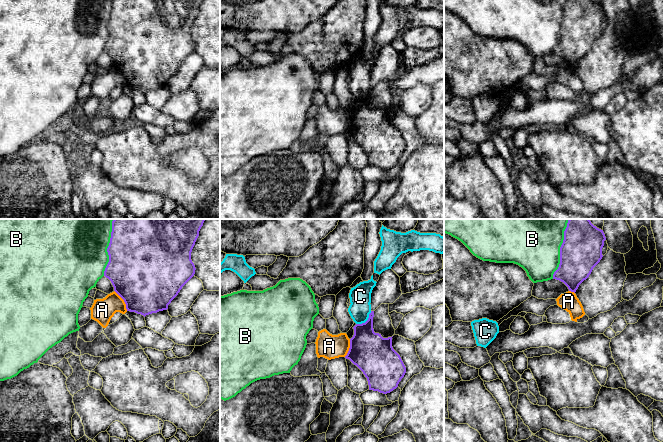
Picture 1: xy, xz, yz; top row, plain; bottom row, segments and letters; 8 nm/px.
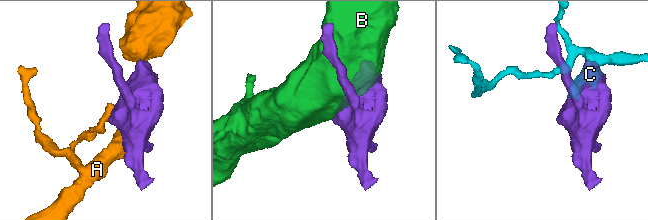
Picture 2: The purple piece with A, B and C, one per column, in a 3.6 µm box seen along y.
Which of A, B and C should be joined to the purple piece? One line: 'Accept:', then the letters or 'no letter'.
Accept: no letter

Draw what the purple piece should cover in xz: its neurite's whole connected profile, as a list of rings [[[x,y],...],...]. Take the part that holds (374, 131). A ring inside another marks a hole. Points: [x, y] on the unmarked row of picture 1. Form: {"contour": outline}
{"contour": [[[374,87],[365,99],[356,100],[345,132],[365,151],[369,166],[383,170],[398,163],[406,149],[400,131],[392,123],[392,113],[383,114],[373,105]]]}

